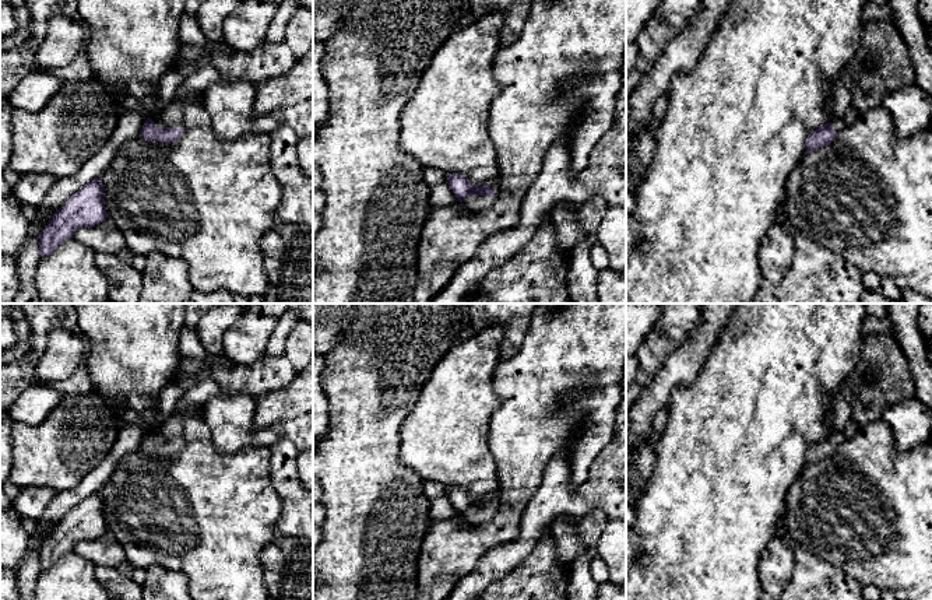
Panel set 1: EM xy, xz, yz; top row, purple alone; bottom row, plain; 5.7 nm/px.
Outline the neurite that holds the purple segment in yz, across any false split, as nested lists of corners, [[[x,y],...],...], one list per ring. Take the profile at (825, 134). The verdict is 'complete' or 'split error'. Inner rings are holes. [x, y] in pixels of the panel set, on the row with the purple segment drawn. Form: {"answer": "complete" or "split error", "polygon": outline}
{"answer": "split error", "polygon": [[[833,115],[829,123],[817,127],[808,136],[806,151],[810,152],[826,147],[837,137],[837,133],[841,131],[845,126],[847,123],[843,117]]]}

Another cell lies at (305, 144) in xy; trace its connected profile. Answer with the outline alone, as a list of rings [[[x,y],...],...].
[[[313,136],[298,138],[296,152],[300,169],[313,179]]]

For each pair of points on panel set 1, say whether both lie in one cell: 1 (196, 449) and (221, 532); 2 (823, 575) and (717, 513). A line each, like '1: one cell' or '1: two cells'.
1: one cell
2: two cells

